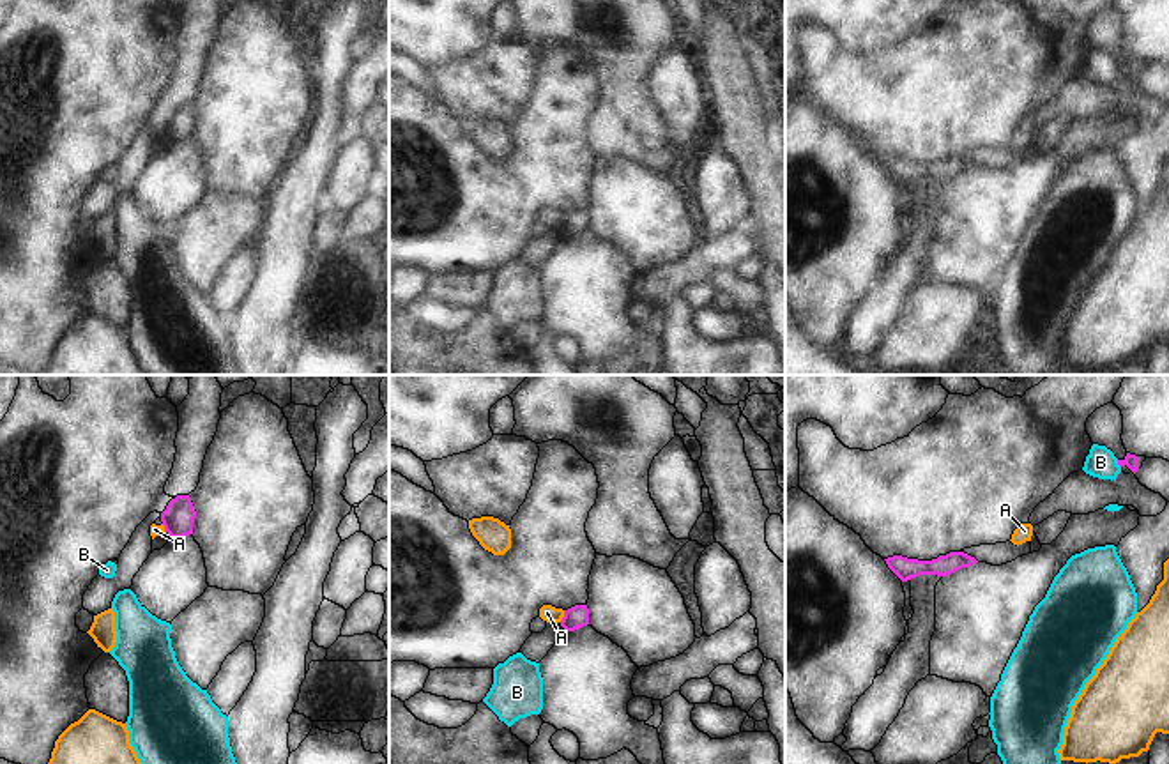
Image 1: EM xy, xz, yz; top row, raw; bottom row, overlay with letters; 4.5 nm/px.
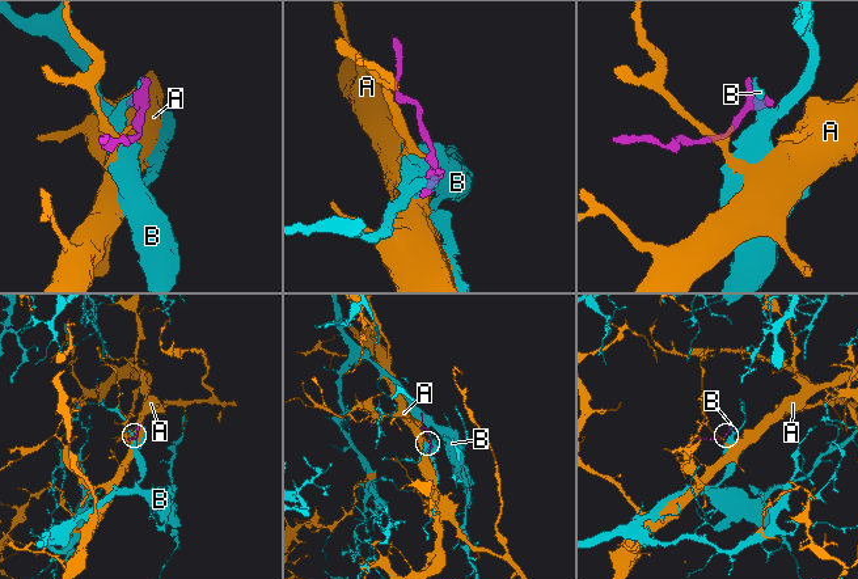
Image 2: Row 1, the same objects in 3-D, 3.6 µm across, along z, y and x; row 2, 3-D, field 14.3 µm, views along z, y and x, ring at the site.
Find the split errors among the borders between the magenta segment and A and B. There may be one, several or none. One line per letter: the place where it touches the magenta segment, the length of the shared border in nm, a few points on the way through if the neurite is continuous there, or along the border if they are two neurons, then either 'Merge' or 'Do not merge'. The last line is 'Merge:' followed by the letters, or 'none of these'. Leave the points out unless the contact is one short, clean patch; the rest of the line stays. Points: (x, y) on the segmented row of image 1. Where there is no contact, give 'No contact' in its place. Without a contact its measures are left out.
A: Touches magenta at xz (565, 616). Shared border 60 nm. Boundary: xz (565, 611), (559, 621). Do not merge
B: Touches magenta at yz (1118, 464). Shared border 40 nm. Boundary: yz (1116, 460), (1120, 467). Do not merge
Merge: none of these.

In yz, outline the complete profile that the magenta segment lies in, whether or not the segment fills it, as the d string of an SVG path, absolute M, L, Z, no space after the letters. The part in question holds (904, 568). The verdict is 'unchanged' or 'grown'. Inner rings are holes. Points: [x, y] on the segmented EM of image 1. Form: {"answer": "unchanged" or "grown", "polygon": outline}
{"answer": "unchanged", "polygon": "M950 552L946 555L939 555L932 561L918 561L918 559L907 559L902 555L893 555L884 559L888 568L902 580L907 582L911 578L916 578L920 575L937 575L946 577L951 575L962 568L969 568L976 564L978 561L964 552Z"}

